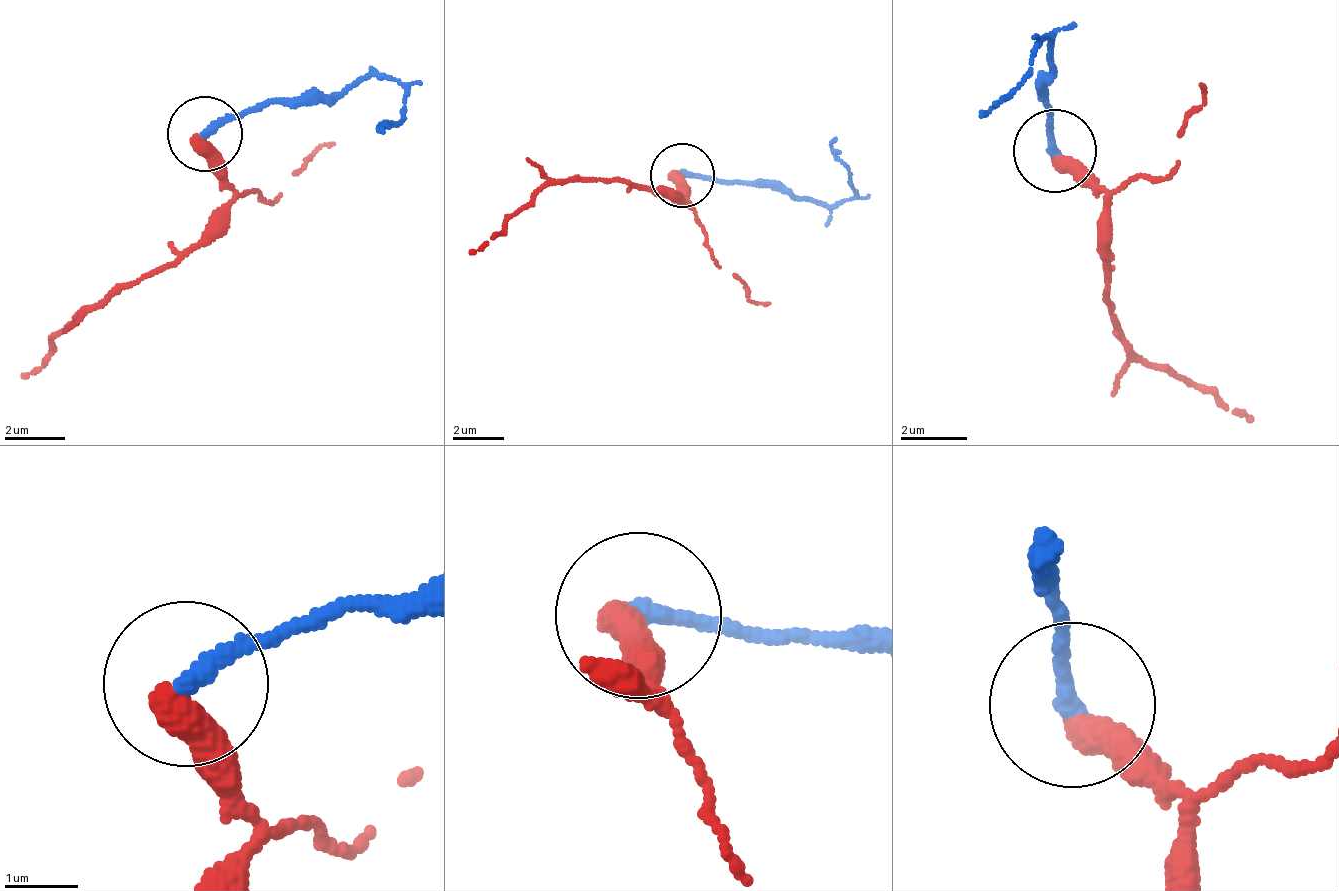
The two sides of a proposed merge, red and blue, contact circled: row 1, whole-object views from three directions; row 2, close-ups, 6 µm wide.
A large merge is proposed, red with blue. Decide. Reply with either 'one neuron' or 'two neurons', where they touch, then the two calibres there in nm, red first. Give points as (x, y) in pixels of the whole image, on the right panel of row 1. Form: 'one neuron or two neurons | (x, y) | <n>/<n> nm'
one neuron | (1054, 150) | 460/280 nm

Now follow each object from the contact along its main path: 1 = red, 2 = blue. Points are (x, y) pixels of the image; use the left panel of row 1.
1: (206, 138), (224, 217), (162, 267), (110, 285), (20, 377)
2: (206, 131), (274, 100), (318, 98), (389, 78), (403, 105), (385, 135)

